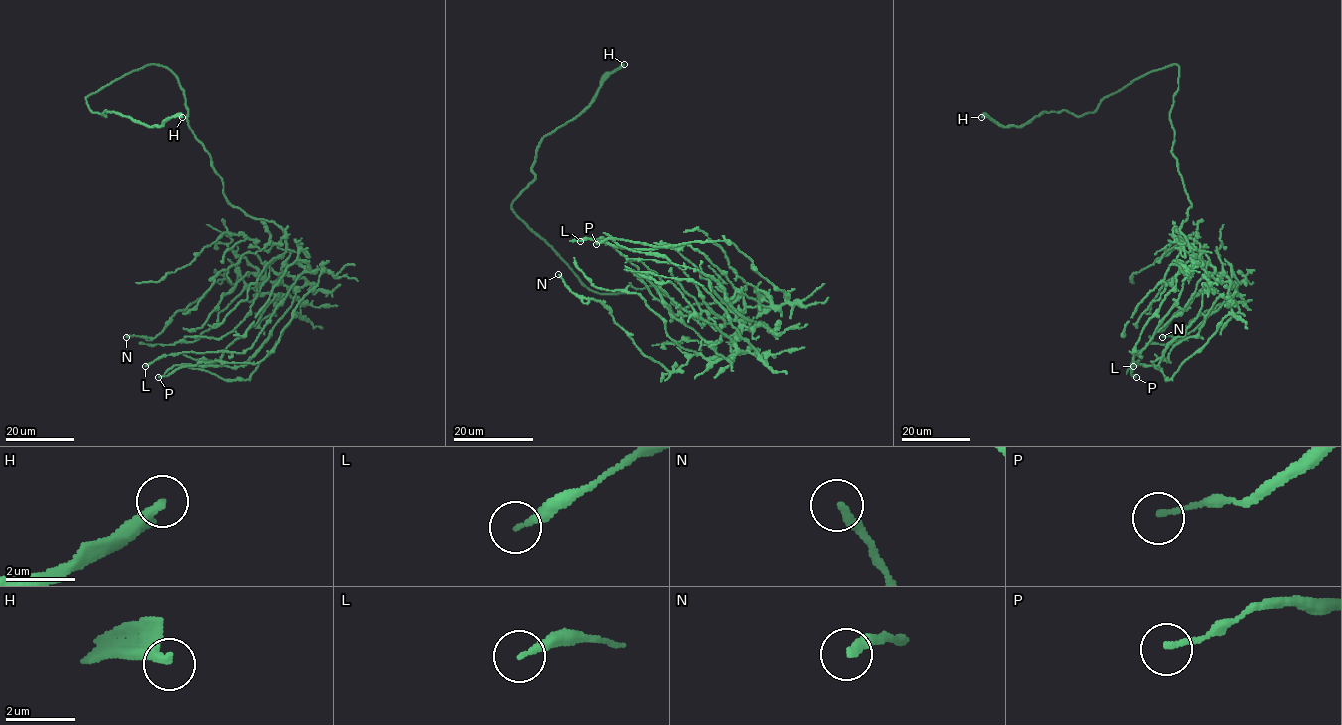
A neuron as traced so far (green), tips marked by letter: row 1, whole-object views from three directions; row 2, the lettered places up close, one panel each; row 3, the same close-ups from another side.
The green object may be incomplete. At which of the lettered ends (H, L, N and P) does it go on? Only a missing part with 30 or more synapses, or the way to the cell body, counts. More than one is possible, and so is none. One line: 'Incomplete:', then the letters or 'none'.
Incomplete: H

